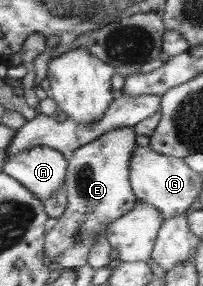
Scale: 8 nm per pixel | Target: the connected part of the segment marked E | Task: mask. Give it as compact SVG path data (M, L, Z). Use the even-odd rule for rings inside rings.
M118 127L97 141L84 145L69 154L66 184L68 208L46 237L46 255L63 268L76 269L88 263L97 239L109 233L111 222L129 213L138 203L130 182L130 165L137 146L134 127Z

